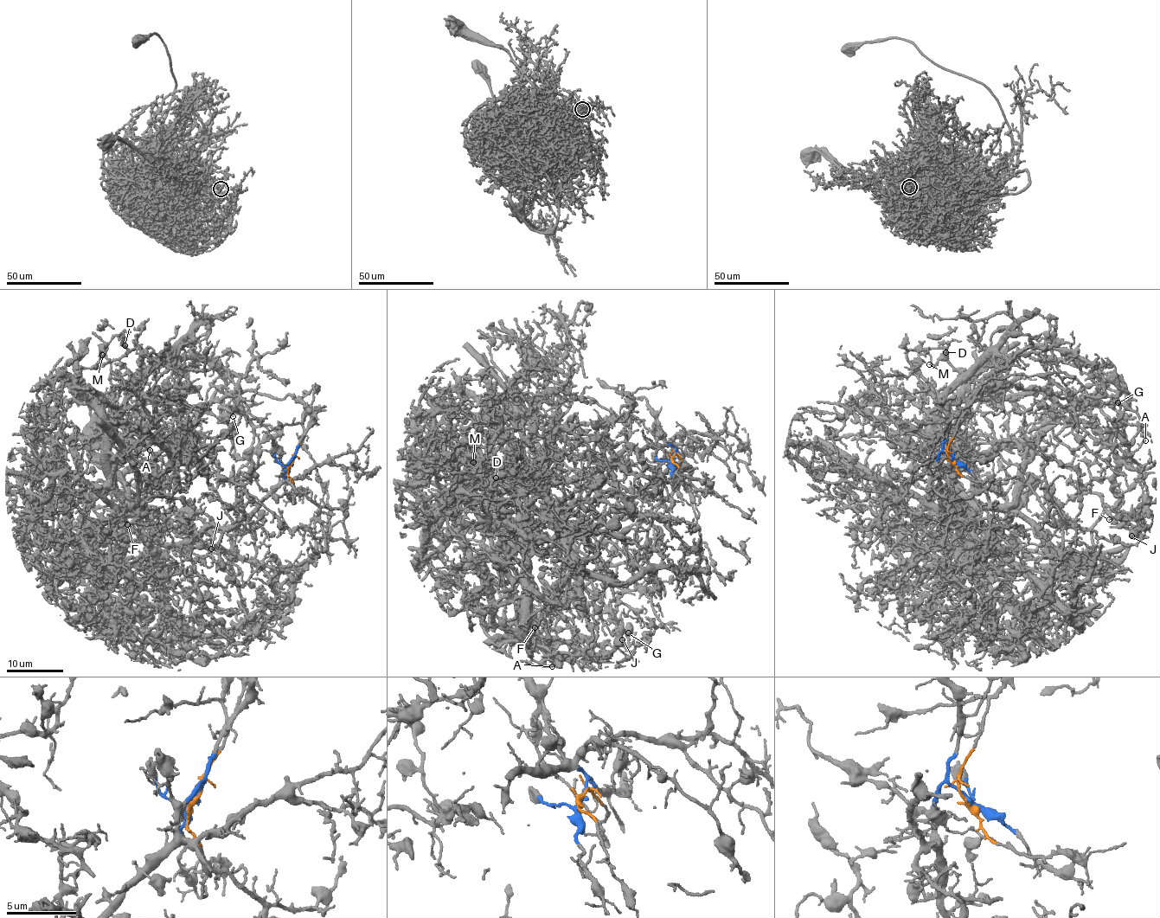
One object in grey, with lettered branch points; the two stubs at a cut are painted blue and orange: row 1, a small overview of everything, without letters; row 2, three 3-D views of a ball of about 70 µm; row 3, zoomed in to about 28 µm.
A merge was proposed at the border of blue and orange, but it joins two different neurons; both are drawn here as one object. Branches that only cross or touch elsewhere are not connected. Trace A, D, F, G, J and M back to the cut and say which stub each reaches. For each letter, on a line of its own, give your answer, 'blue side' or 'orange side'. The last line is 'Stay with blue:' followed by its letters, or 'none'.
A: orange side
D: blue side
F: blue side
G: blue side
J: orange side
M: blue side
Stay with blue: D, F, G, M

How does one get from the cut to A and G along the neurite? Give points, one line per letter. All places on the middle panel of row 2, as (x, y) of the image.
A: (673, 457), (684, 464), (680, 484), (627, 529), (593, 580), (565, 589), (538, 619), (535, 640), (552, 666)
G: (673, 458), (665, 444), (627, 447), (583, 476), (510, 487), (489, 466), (544, 517), (585, 589), (628, 632)

